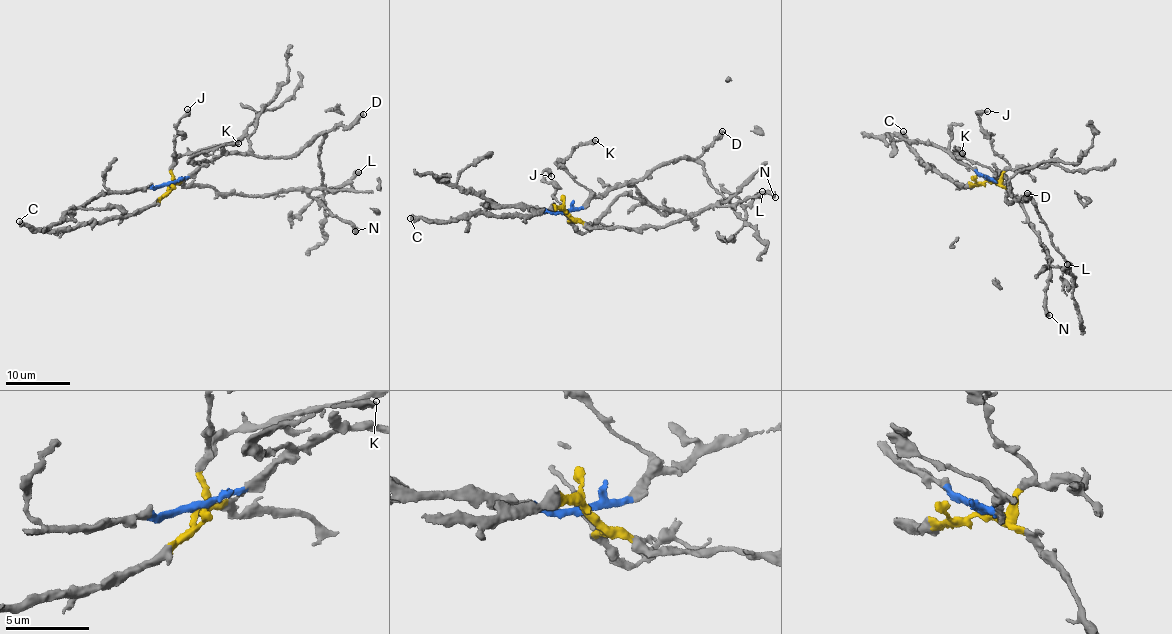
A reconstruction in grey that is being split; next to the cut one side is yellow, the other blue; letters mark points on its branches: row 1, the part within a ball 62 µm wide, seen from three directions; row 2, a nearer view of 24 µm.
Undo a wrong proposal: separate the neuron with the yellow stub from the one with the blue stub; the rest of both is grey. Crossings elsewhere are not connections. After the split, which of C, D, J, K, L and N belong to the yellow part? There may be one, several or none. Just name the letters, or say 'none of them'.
C, J, L, N

